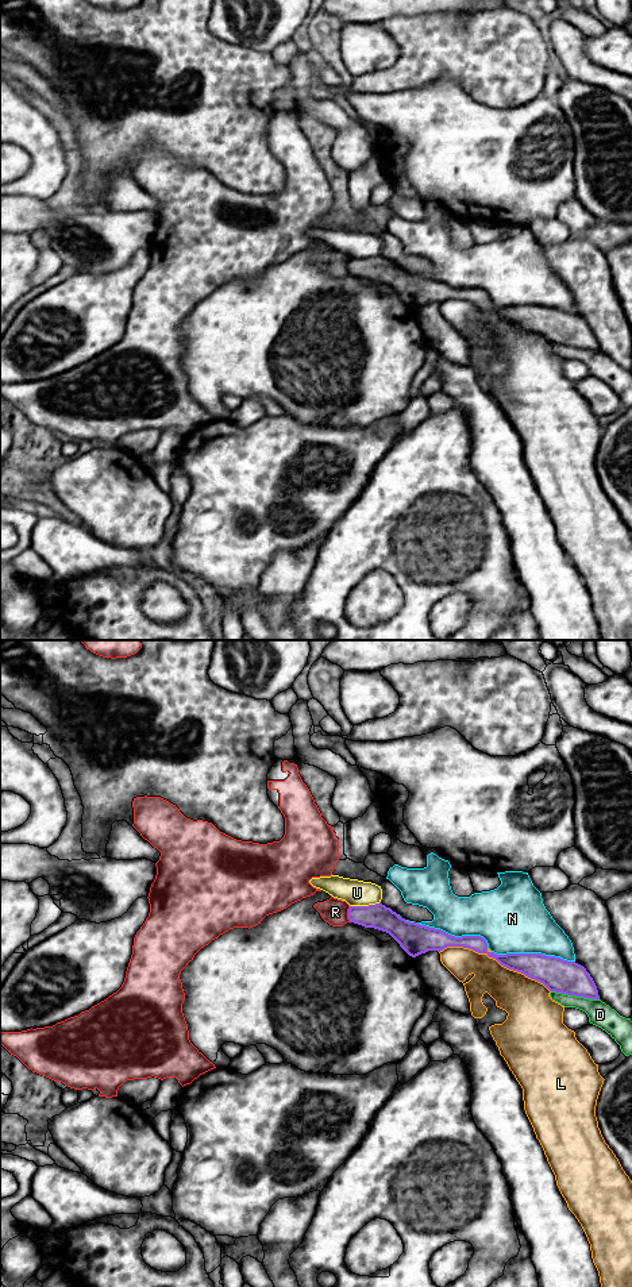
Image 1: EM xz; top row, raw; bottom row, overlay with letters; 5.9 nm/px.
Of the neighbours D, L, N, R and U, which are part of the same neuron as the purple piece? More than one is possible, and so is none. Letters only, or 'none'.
none

